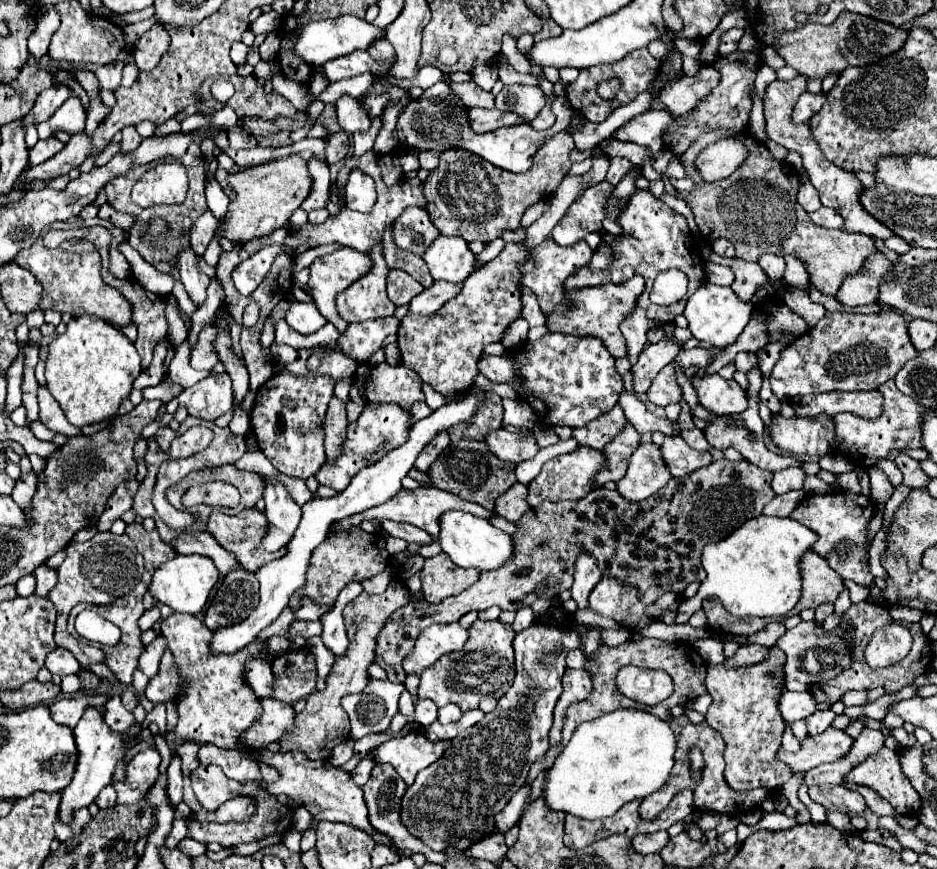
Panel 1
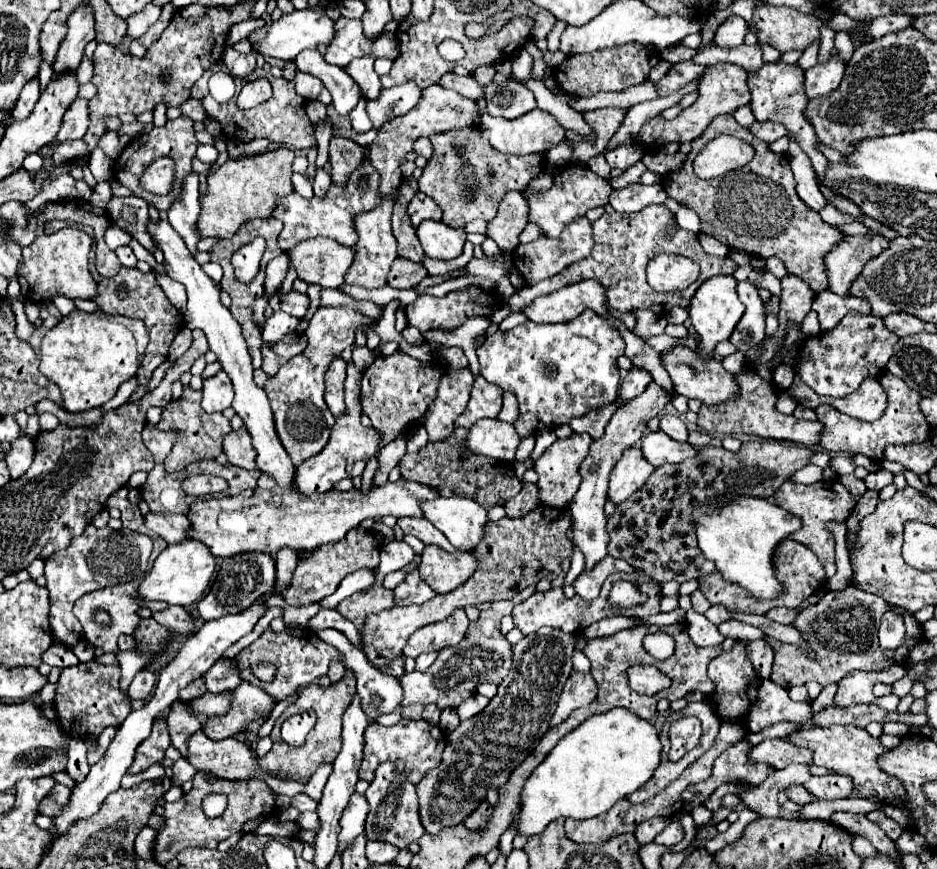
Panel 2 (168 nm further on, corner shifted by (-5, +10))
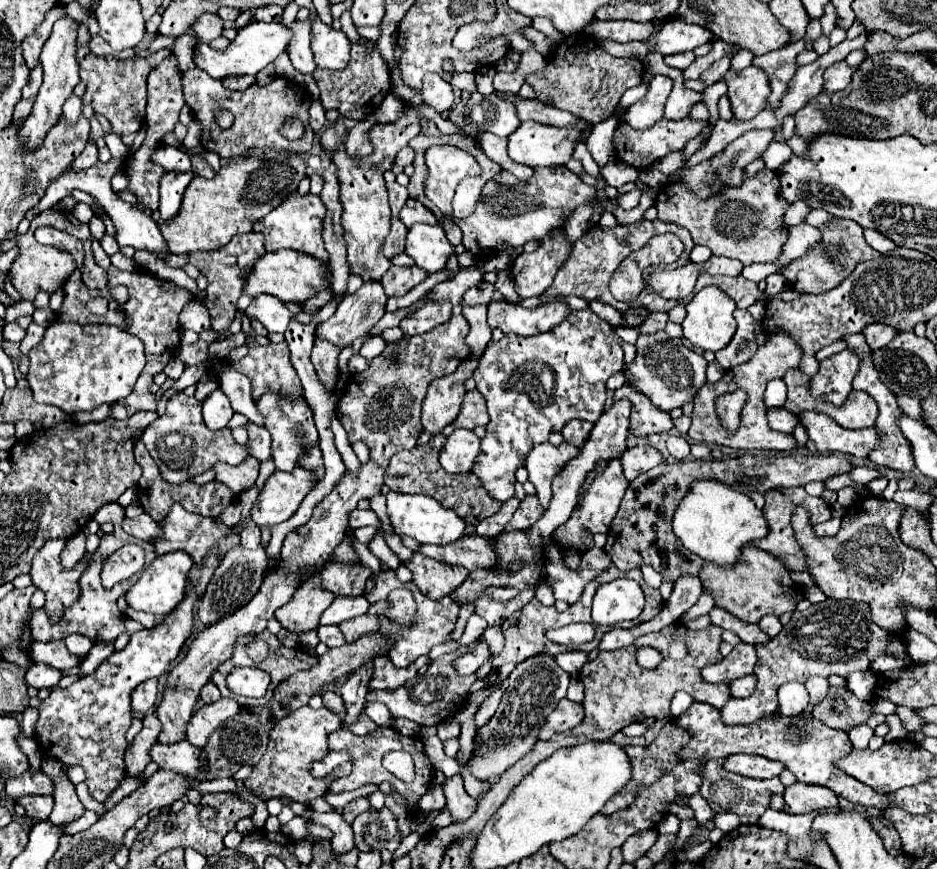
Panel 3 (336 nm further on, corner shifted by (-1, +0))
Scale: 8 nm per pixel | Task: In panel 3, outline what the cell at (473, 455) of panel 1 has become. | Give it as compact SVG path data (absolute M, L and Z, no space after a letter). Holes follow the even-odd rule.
M437 434L429 440L425 446L415 446L413 450L403 450L397 456L391 458L391 464L385 472L385 484L393 492L401 494L427 494L435 498L443 508L455 510L459 516L463 516L469 524L477 524L479 520L493 516L501 510L503 502L489 496L489 492L479 484L479 478L473 472L467 474L449 474L443 472L443 466L439 464L439 452L445 444L445 434Z

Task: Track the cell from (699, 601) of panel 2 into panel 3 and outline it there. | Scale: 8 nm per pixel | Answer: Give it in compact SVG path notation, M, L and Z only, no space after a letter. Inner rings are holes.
M703 592L701 598L681 616L681 620L695 620L695 618L699 618L699 616L703 616L703 614L709 614L713 606L715 606L713 596L711 596L709 592Z

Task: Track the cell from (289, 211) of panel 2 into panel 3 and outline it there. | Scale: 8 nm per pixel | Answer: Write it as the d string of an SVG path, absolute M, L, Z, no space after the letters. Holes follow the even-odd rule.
M293 192L275 210L271 210L267 216L257 220L253 230L261 232L265 236L267 252L271 252L271 250L275 252L275 250L281 250L281 248L291 248L291 250L307 252L311 256L317 256L317 258L325 260L325 258L329 258L329 254L327 254L323 238L321 238L323 216L325 216L325 208L323 208L323 200L319 196L313 196L313 194L299 196L297 192Z

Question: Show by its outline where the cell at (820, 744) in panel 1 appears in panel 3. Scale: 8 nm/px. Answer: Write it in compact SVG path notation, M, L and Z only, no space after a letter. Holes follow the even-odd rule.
M733 754L727 758L727 770L737 772L747 778L775 778L779 776L785 768L779 762L767 760L763 756L739 756Z

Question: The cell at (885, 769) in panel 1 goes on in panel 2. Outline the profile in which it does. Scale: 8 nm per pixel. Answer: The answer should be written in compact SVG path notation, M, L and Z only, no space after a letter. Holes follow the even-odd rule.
M827 726L827 728L809 728L809 730L797 730L785 736L791 744L795 746L803 746L809 748L813 752L813 764L823 766L835 774L845 774L853 780L855 790L865 796L865 798L873 798L877 802L883 804L901 804L901 800L905 798L905 788L897 778L891 778L889 774L883 774L881 770L877 770L877 756L883 754L883 748L879 744L877 738L871 738L867 734L867 730L857 728L857 726Z

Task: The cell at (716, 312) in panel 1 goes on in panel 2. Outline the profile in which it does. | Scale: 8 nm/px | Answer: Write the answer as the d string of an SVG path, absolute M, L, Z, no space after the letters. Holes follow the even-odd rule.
M713 276L711 280L705 280L689 304L689 318L693 328L701 336L703 352L711 352L717 342L727 340L741 316L743 316L743 304L737 298L737 280L727 276Z

